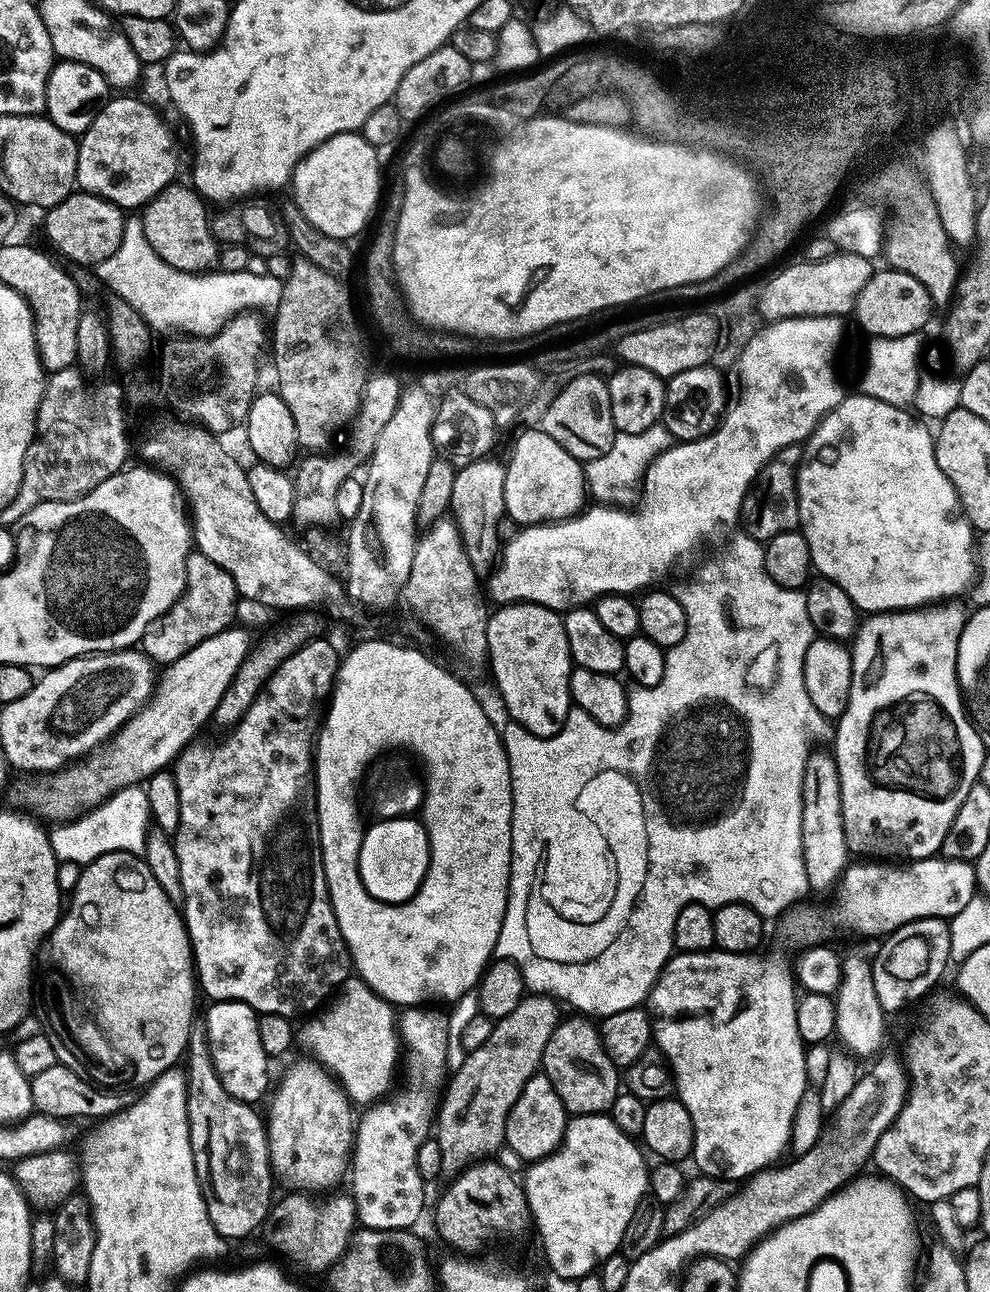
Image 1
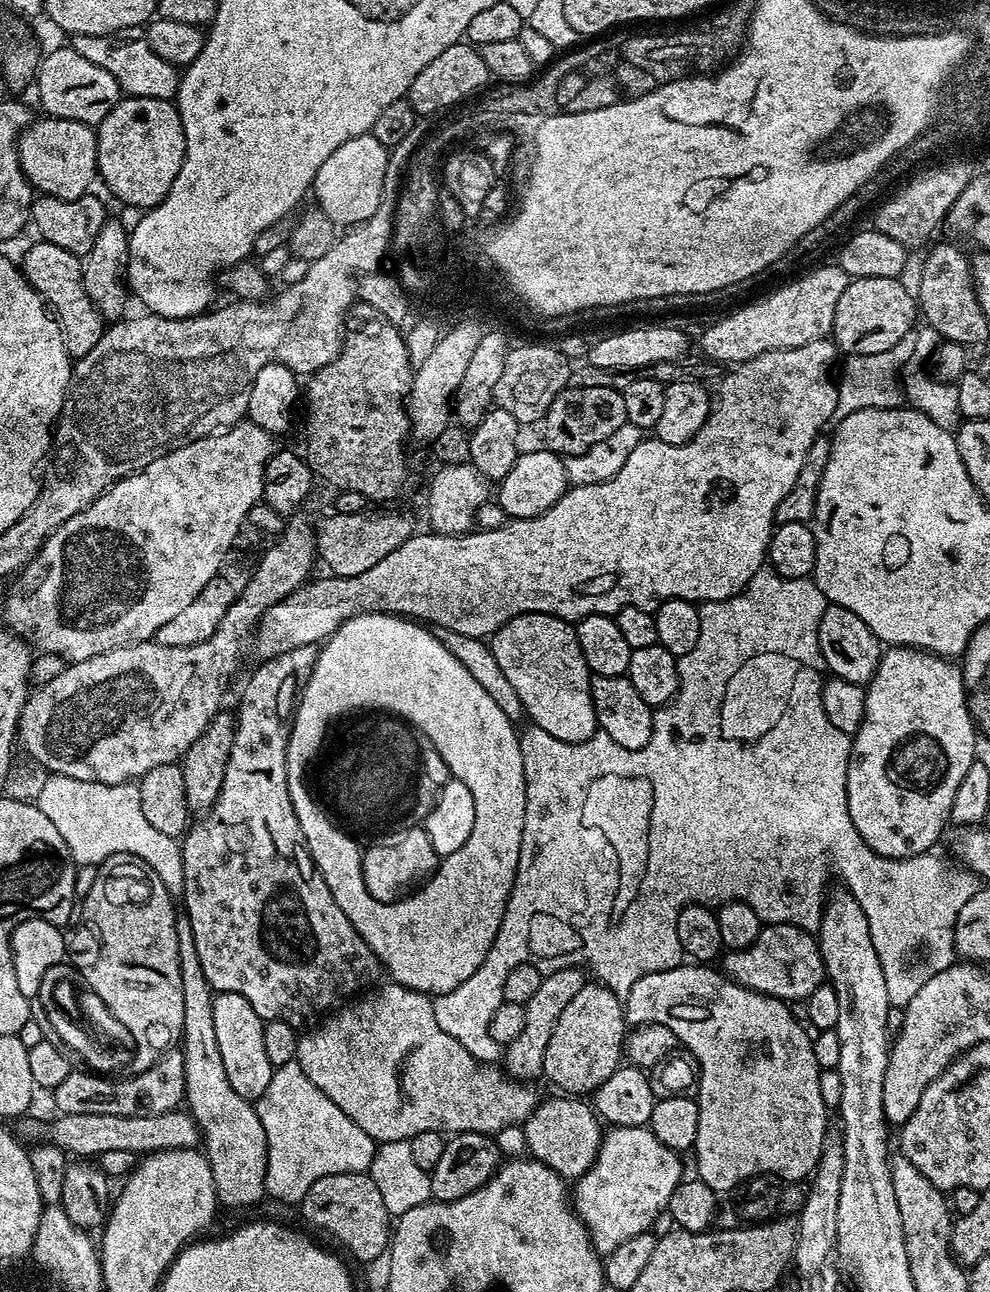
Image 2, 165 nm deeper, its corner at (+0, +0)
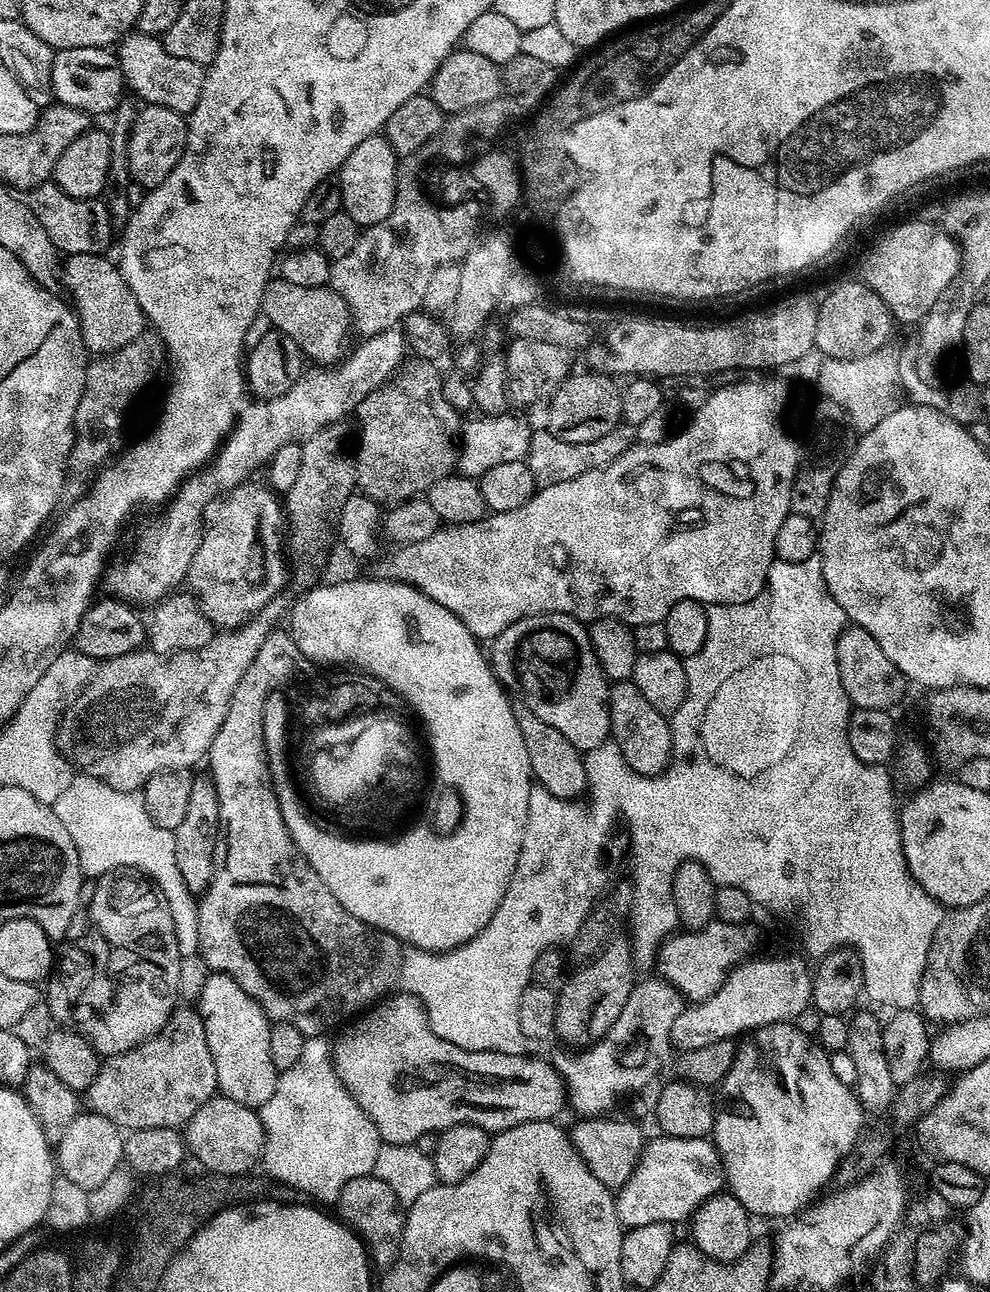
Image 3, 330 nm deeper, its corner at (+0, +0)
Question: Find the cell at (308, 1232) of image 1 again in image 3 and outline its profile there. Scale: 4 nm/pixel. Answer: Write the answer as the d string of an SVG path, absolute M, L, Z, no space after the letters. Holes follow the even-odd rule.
M374 1175L350 1178L350 1182L342 1186L340 1197L334 1201L334 1208L340 1211L339 1219L360 1237L375 1267L377 1264L380 1270L391 1268L400 1253L406 1212L390 1186Z

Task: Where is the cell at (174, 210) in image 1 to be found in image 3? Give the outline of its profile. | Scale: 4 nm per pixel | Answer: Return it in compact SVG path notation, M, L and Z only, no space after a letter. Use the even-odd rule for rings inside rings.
M273 278L264 291L262 316L275 331L294 338L305 357L317 365L335 365L345 355L343 344L348 328L350 332L350 309L331 287L294 286L294 282Z

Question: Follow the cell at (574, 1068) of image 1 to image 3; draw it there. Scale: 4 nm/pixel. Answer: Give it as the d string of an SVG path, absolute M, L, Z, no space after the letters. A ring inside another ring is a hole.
M623 938L611 940L596 959L577 967L576 973L568 981L563 981L564 989L559 989L556 998L555 1035L561 1036L566 1043L573 1044L573 1049L576 1050L587 1050L600 1041L610 1026L618 1022L618 1014L622 1014L626 998L630 998L638 983L635 970L637 971L632 958L632 945Z

